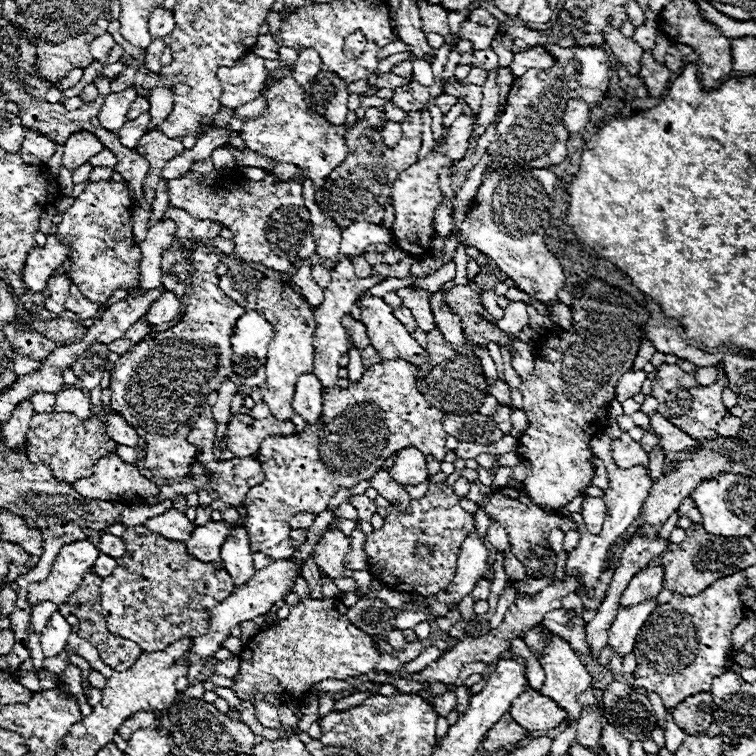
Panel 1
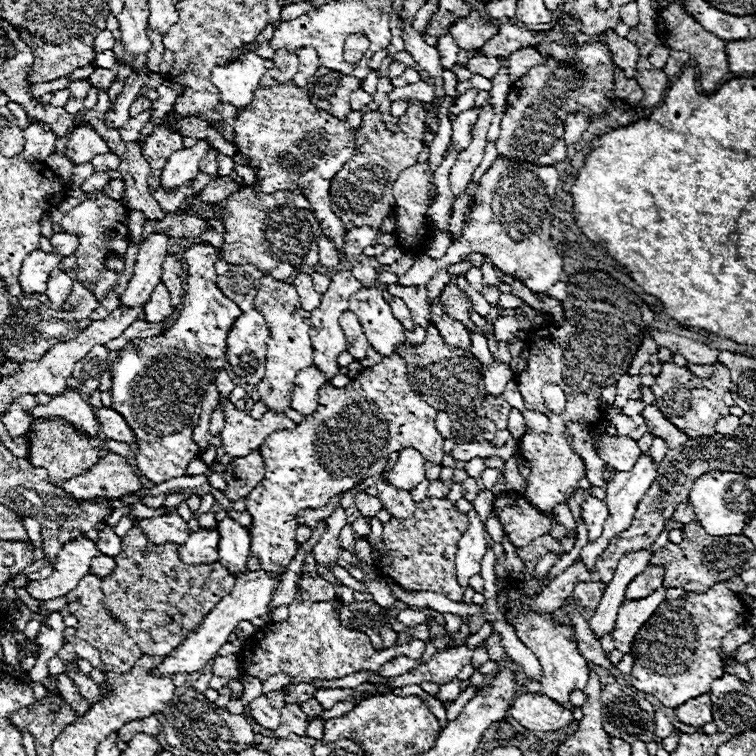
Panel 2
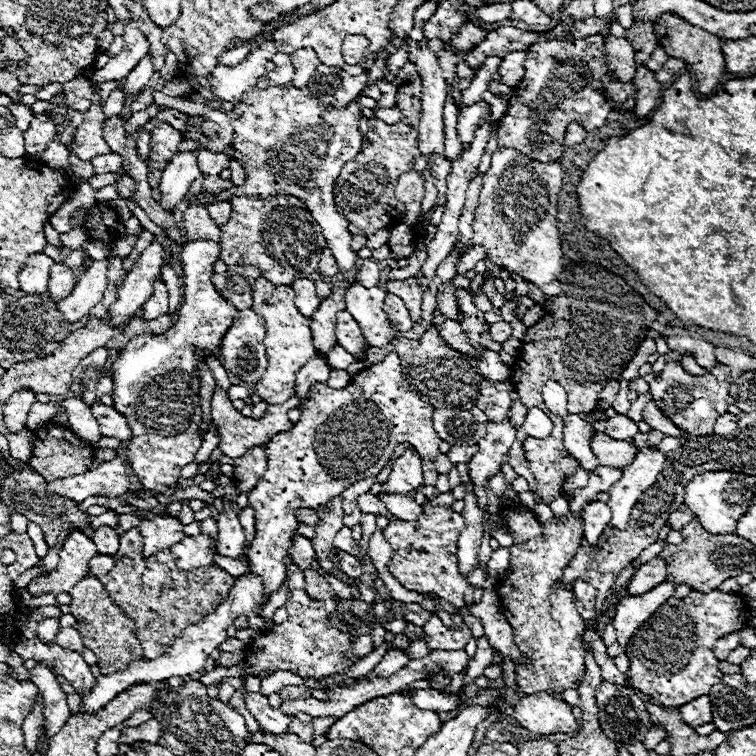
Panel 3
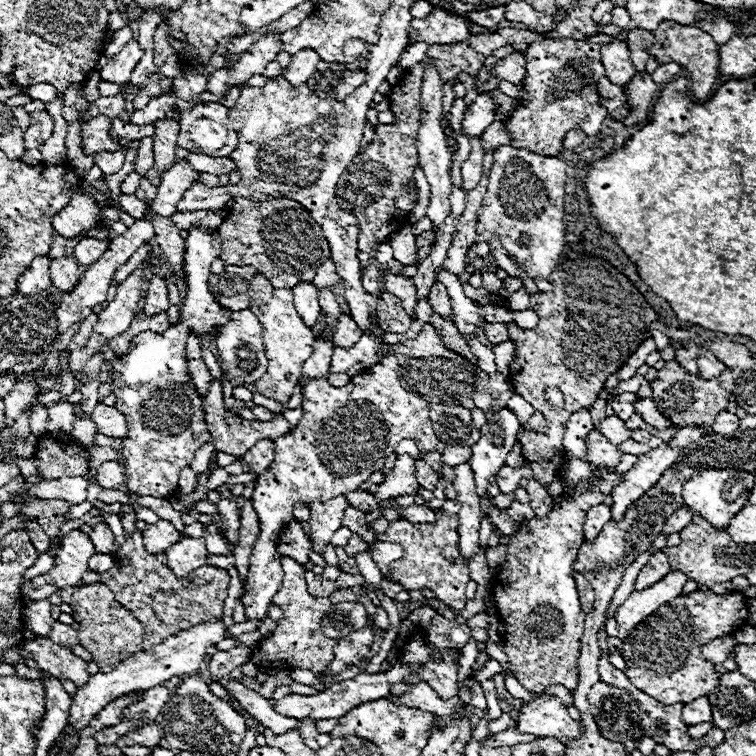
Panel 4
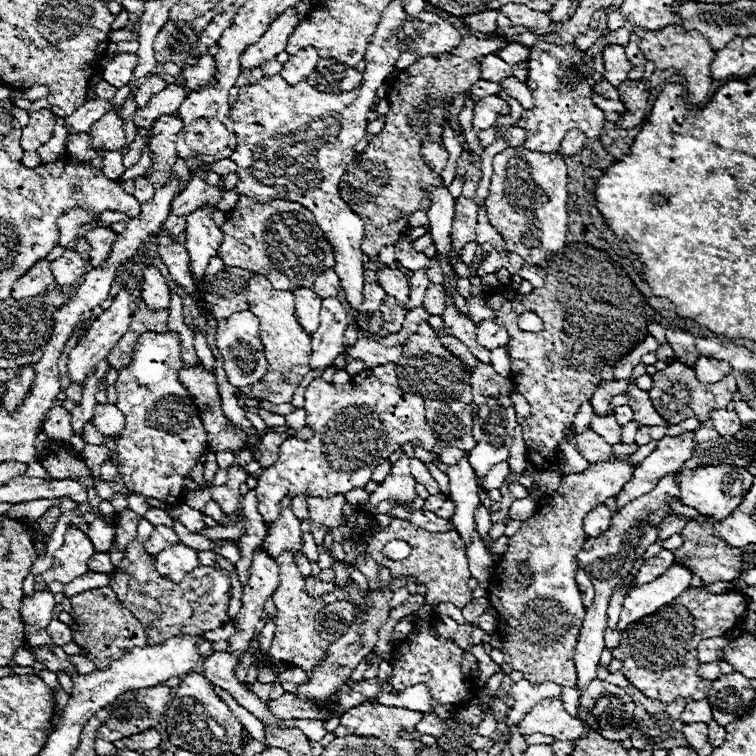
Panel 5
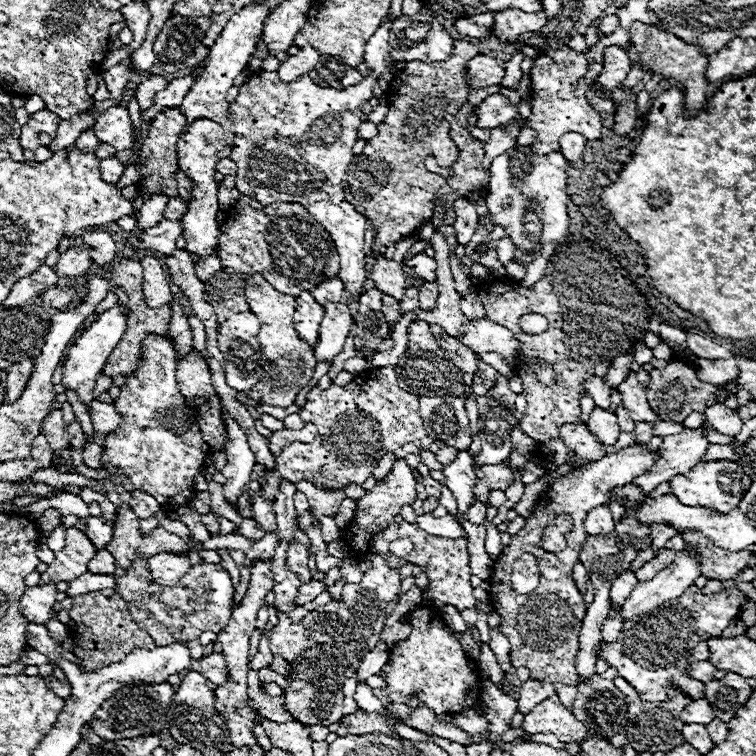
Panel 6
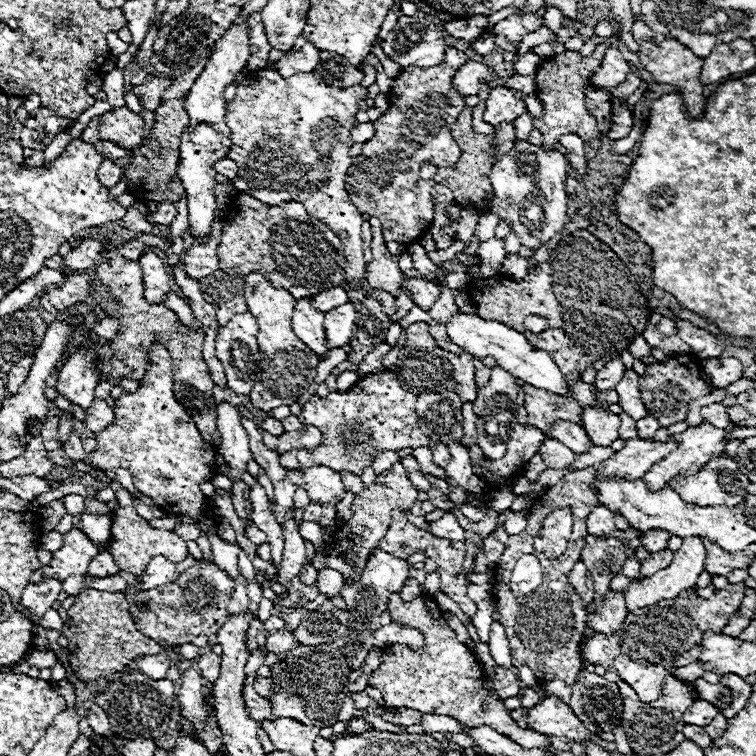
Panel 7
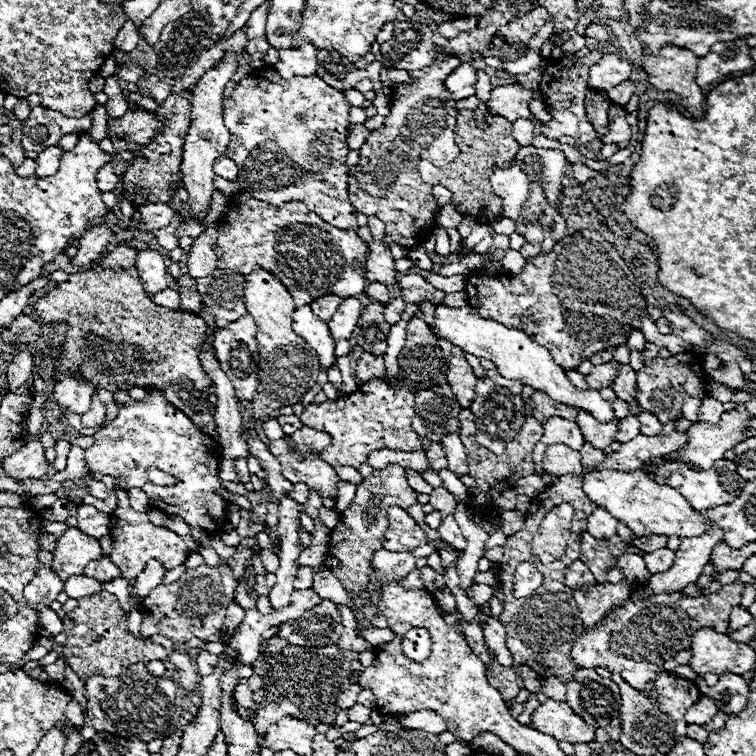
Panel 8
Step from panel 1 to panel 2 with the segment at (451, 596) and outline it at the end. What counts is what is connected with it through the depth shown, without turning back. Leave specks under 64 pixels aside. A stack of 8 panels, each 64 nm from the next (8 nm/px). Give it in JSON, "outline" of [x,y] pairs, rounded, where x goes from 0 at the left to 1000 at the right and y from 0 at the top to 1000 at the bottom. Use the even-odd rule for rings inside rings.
{"outline":[[[622,675],[616,683],[619,683],[619,701],[611,706],[603,730],[603,757],[606,767],[611,767],[611,778],[619,778],[619,767],[635,757],[635,741],[646,725],[643,698],[630,675]]]}

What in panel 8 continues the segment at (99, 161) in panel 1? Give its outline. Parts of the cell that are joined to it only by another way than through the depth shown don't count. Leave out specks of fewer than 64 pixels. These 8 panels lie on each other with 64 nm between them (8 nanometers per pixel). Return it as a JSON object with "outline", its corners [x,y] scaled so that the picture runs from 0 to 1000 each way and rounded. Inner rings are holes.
{"outline":[[[140,217],[140,220],[135,220],[135,222],[130,225],[127,243],[130,243],[130,249],[132,249],[135,254],[148,254],[148,251],[153,251],[156,241],[159,241],[159,235],[148,228],[148,220],[146,220],[146,217]]]}

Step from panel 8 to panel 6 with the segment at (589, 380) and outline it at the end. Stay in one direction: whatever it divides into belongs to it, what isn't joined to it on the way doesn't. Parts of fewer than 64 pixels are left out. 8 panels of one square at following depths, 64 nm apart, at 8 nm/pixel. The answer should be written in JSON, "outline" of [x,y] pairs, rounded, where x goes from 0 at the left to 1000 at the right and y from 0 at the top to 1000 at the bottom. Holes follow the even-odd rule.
{"outline":[[[836,468],[828,471],[817,471],[815,476],[810,476],[807,489],[802,492],[802,497],[796,500],[804,511],[815,513],[823,503],[828,503],[828,497],[833,495],[833,479],[836,479]]]}

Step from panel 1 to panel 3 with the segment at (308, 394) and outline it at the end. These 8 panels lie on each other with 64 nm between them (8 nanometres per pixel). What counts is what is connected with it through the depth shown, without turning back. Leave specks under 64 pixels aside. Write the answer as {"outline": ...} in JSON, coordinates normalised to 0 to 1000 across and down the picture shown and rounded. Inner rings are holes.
{"outline":[[[415,468],[402,484],[399,489],[394,492],[394,513],[392,513],[392,521],[397,529],[405,529],[407,526],[407,513],[410,508],[415,505],[431,505],[434,503],[434,495],[437,495],[437,487],[434,487],[434,479],[426,468]]]}

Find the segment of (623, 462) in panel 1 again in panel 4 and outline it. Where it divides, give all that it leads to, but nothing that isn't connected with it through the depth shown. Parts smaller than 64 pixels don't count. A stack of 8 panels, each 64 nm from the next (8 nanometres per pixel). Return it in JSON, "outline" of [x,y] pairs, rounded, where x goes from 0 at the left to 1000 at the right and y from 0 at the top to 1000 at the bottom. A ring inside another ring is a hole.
{"outline":[[[783,569],[775,577],[775,595],[778,595],[778,611],[783,611],[786,616],[812,619],[823,606],[823,598],[812,587],[807,587],[802,577],[796,577],[788,569]]]}

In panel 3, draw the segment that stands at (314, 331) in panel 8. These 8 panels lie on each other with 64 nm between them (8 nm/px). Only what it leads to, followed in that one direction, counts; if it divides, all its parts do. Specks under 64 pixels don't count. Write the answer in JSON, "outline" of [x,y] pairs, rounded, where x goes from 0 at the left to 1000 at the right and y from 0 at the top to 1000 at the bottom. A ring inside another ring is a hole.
{"outline":[[[394,368],[386,376],[389,386],[392,386],[392,407],[399,413],[399,418],[413,421],[413,415],[421,410],[423,397],[418,392],[418,378],[410,368]]]}

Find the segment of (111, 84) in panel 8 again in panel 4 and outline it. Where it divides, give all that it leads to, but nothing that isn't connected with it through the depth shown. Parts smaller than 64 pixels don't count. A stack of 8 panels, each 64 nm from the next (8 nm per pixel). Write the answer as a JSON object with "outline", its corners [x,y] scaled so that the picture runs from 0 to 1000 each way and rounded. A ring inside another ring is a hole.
{"outline":[[[172,53],[153,74],[148,74],[148,79],[143,79],[143,85],[132,93],[132,103],[140,108],[151,108],[156,114],[169,111],[172,108],[172,98],[177,93],[177,87],[185,82],[188,77],[188,63]]]}

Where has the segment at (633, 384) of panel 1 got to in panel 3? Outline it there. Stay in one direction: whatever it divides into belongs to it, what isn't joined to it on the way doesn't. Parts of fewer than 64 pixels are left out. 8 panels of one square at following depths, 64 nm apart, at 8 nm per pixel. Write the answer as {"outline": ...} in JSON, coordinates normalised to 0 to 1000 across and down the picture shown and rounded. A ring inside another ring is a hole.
{"outline":[[[820,503],[820,516],[817,516],[817,521],[815,521],[812,532],[810,532],[810,540],[812,540],[817,548],[823,548],[823,550],[833,542],[833,532],[831,532],[831,526],[828,526],[828,521],[831,521],[831,508],[833,508],[833,505]]]}

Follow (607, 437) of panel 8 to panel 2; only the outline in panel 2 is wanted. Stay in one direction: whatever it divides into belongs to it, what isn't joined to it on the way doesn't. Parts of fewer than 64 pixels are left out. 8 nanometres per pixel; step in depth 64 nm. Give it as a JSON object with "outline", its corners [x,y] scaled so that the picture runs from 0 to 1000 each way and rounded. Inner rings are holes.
{"outline":[[[817,548],[815,553],[807,556],[807,561],[815,566],[817,577],[831,577],[836,569],[841,569],[847,561],[852,561],[852,553],[849,550],[825,550],[825,548]]]}

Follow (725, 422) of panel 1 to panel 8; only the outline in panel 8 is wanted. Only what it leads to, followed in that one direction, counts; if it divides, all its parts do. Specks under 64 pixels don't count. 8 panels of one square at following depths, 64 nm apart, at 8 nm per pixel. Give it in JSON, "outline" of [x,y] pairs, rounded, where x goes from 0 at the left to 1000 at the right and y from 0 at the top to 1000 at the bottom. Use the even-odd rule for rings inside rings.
{"outline":[[[931,524],[929,526],[929,537],[923,542],[923,556],[926,558],[937,558],[937,561],[950,561],[952,553],[958,548],[958,540],[950,529],[939,526],[939,524]]]}

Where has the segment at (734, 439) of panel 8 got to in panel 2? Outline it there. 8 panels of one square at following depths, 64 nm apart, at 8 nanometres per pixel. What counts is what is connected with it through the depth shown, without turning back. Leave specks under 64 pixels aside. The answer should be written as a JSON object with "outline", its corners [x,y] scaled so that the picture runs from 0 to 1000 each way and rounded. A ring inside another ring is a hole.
{"outline":[[[852,598],[852,601],[841,608],[841,614],[839,614],[836,622],[831,622],[831,624],[817,624],[817,622],[815,622],[815,632],[812,632],[810,638],[804,638],[804,643],[802,643],[802,667],[804,667],[804,672],[807,672],[807,688],[802,688],[802,698],[796,701],[796,709],[788,714],[788,720],[780,720],[780,717],[778,717],[778,720],[770,725],[770,730],[767,730],[767,741],[775,743],[778,751],[786,749],[788,738],[796,733],[796,728],[804,722],[804,717],[807,717],[817,704],[825,704],[825,701],[833,698],[836,685],[839,685],[839,677],[841,677],[841,667],[844,667],[844,661],[854,653],[854,648],[862,643],[865,632],[868,632],[868,619],[865,619],[865,608],[862,608],[862,603],[860,603],[857,598]]]}

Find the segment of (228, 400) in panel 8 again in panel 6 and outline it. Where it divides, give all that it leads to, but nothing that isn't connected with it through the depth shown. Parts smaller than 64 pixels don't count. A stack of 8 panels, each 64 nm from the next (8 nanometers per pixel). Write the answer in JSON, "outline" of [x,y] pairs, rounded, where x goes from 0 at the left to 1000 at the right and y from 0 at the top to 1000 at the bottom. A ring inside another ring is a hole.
{"outline":[[[294,542],[294,556],[299,563],[296,598],[302,606],[302,614],[294,619],[294,627],[302,635],[294,646],[296,646],[296,656],[302,659],[302,664],[310,667],[310,661],[320,656],[320,646],[328,640],[328,632],[336,616],[336,601],[328,590],[328,579],[323,569],[312,561],[312,556],[299,542]]]}

